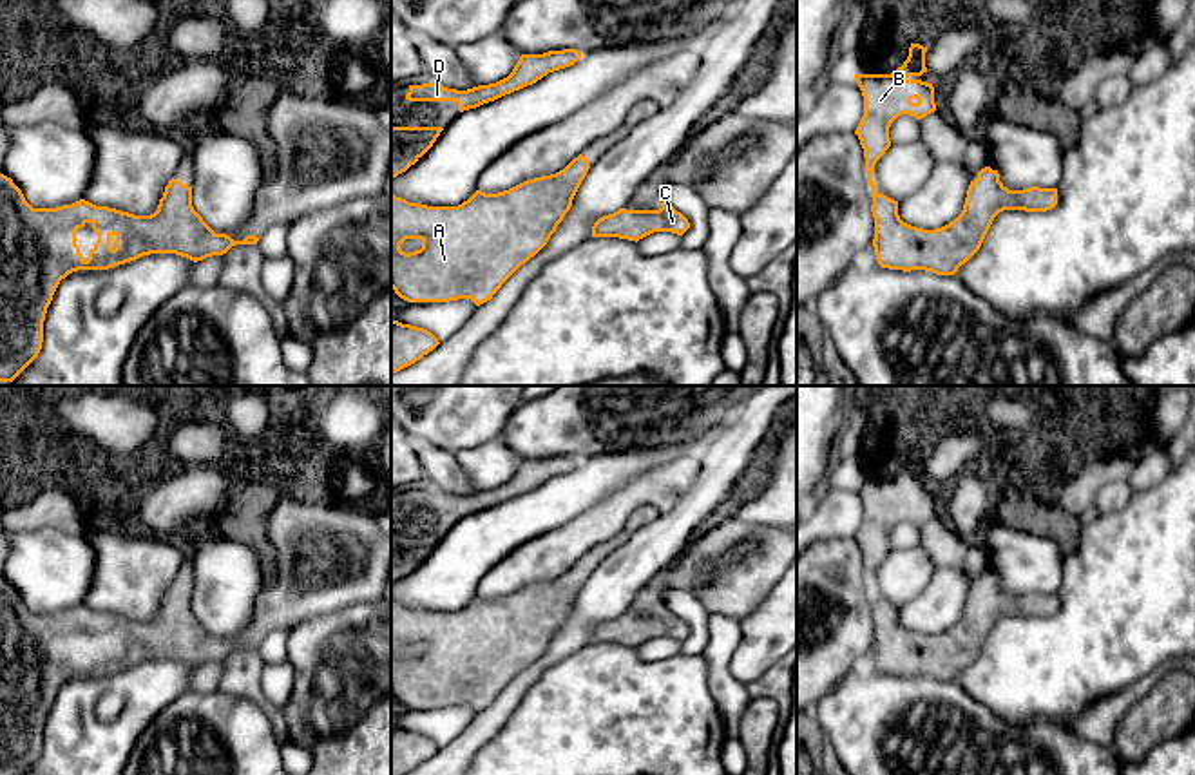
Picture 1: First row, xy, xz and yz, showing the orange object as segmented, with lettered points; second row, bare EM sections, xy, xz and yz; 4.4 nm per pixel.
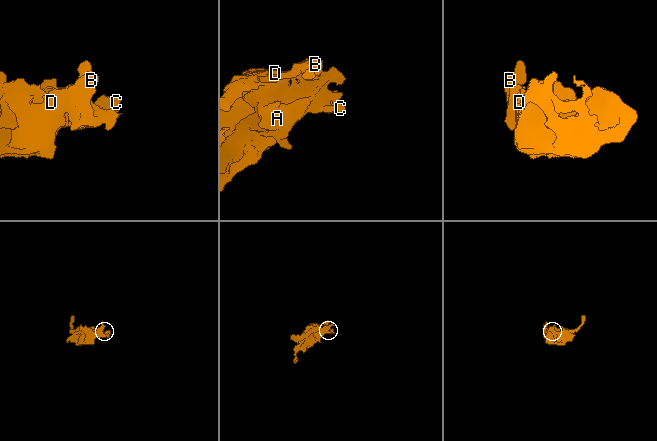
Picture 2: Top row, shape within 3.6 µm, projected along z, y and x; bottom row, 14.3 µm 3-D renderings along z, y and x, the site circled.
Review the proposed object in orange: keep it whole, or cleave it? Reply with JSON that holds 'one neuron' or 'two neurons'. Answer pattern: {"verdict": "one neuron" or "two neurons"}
{"verdict": "one neuron"}

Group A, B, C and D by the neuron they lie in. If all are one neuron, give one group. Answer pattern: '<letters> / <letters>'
A B C D

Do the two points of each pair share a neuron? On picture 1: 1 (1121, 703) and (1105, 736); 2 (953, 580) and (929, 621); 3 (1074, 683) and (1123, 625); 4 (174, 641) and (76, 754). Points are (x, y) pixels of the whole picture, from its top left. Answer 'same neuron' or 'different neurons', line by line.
1: same neuron
2: same neuron
3: same neuron
4: different neurons

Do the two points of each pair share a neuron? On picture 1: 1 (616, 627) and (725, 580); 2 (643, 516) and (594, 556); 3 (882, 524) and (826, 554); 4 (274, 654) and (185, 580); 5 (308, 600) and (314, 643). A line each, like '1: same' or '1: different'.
1: same
2: same
3: different
4: different
5: different

